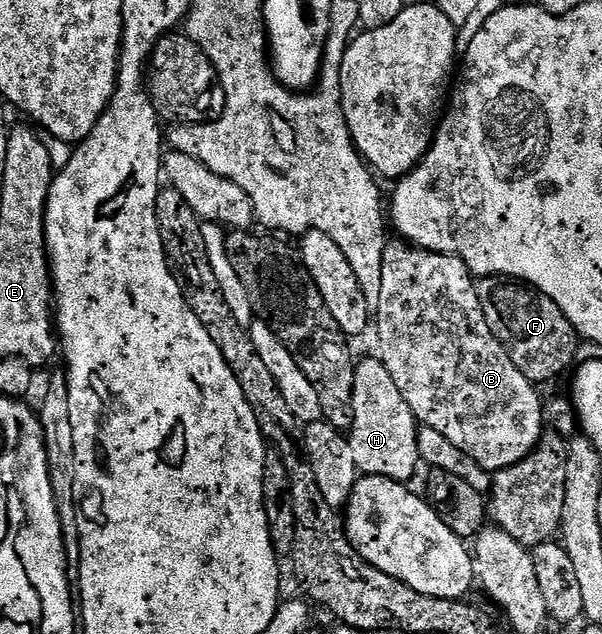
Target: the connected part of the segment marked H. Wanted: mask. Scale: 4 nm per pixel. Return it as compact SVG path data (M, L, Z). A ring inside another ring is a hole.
M381 358L374 360L359 359L354 366L354 393L352 394L352 426L348 430L348 439L352 446L352 458L356 458L359 473L366 476L384 476L389 480L410 482L414 471L420 468L418 454L419 423L414 418L414 411L404 402L404 394L396 386L392 374L384 366Z

